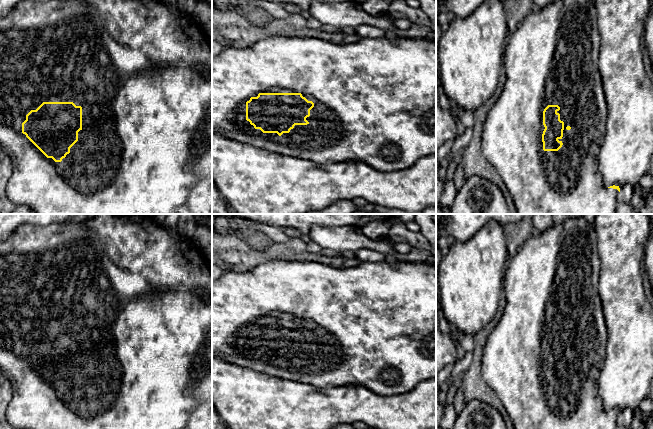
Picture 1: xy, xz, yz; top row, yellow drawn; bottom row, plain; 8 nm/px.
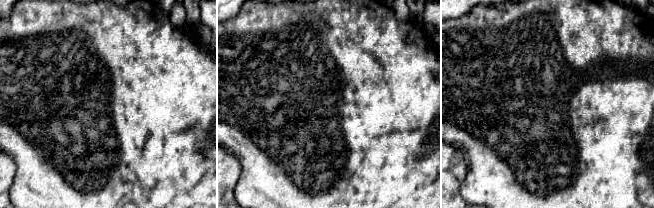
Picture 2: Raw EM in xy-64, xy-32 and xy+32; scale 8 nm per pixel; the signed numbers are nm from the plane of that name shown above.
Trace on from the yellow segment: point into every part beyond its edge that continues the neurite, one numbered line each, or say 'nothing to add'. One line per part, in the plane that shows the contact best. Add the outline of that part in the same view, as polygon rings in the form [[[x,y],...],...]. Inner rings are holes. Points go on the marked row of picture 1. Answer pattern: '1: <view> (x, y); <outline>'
1: xz (374, 100); [[[268,37],[253,46],[233,47],[225,45],[219,56],[212,57],[212,133],[265,149],[281,155],[306,159],[318,164],[328,165],[345,161],[359,161],[378,171],[400,171],[413,166],[418,160],[436,155],[436,43],[426,38],[401,38],[391,41],[387,38],[361,38],[356,43],[335,44],[315,37]],[[259,93],[301,93],[308,101],[314,103],[307,125],[295,125],[289,133],[279,136],[277,133],[263,133],[255,129],[246,120],[246,102]]]

